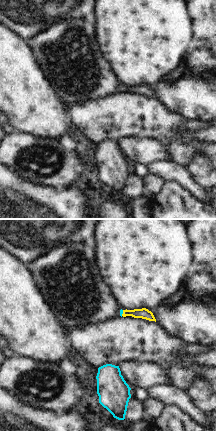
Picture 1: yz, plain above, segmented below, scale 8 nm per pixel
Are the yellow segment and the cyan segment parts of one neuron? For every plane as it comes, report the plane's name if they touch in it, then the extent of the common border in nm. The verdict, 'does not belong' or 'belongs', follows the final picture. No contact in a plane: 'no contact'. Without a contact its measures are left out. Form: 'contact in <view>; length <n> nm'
contact in yz; length 50 nm

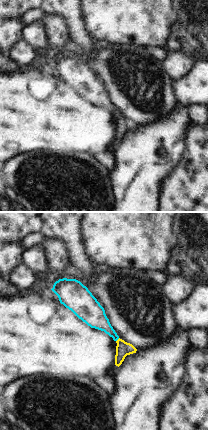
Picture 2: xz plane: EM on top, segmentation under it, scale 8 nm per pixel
contact in xz; length 40 nm

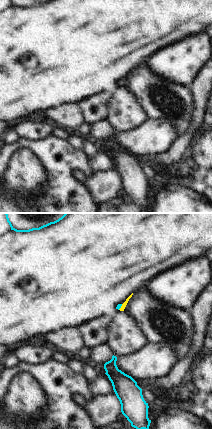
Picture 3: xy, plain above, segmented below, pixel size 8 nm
contact in xy; length 60 nm

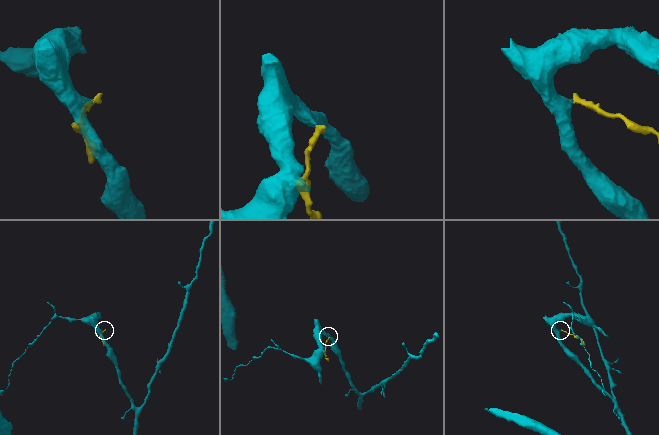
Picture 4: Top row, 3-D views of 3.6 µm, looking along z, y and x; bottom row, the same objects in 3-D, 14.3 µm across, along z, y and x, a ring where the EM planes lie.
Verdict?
belongs

